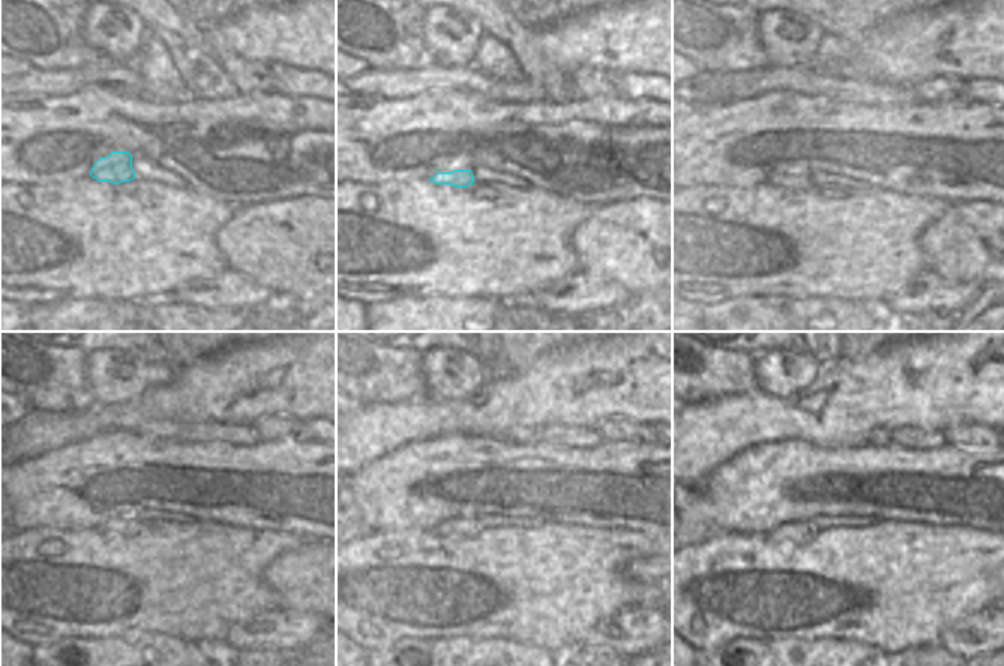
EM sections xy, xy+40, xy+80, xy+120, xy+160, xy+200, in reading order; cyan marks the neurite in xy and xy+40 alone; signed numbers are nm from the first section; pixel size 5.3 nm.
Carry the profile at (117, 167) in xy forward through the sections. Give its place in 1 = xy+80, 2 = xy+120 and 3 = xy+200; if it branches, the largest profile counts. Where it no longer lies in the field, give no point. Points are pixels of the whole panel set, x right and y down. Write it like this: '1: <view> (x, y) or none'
1: xy+80 (802, 180)
2: xy+120 (123, 525)
3: xy+200 (799, 531)

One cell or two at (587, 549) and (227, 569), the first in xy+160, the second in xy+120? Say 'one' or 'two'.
one

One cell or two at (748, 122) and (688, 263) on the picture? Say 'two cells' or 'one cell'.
two cells

